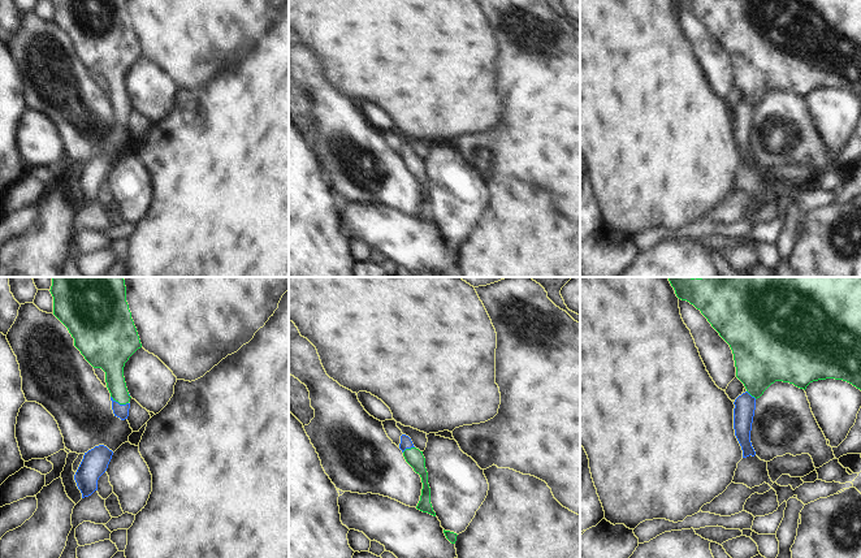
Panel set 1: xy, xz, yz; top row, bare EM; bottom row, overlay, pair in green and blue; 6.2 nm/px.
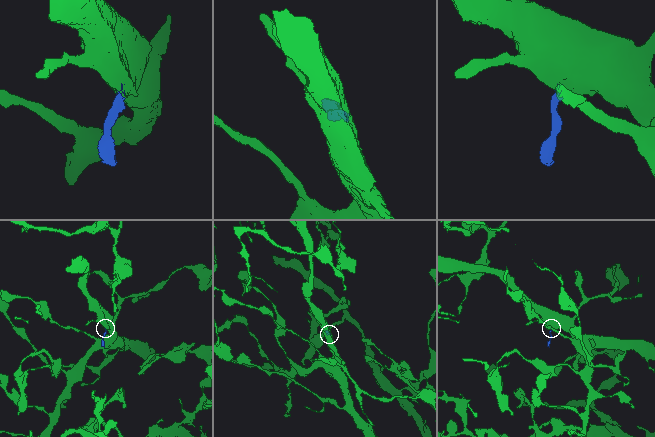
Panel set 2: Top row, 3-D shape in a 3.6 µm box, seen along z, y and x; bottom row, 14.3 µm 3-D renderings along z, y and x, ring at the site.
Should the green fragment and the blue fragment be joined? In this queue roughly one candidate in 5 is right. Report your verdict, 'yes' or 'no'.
yes

